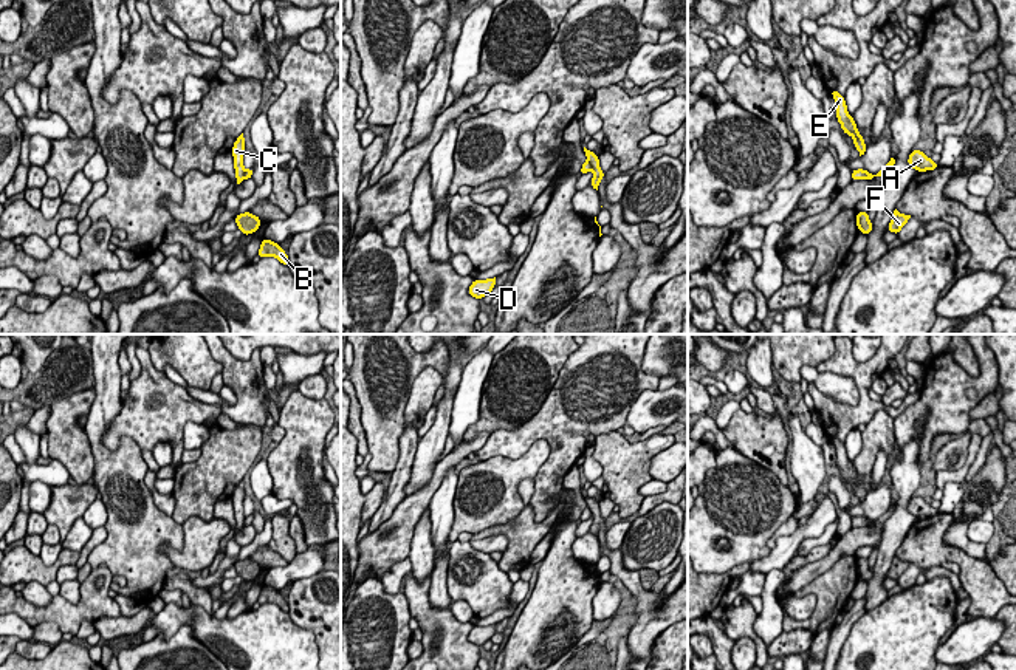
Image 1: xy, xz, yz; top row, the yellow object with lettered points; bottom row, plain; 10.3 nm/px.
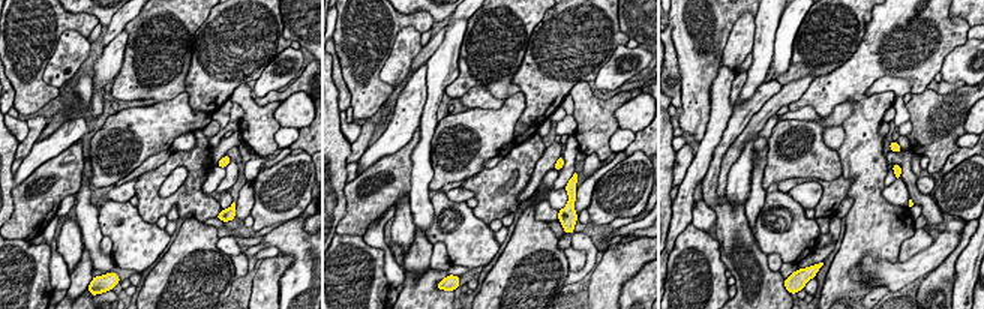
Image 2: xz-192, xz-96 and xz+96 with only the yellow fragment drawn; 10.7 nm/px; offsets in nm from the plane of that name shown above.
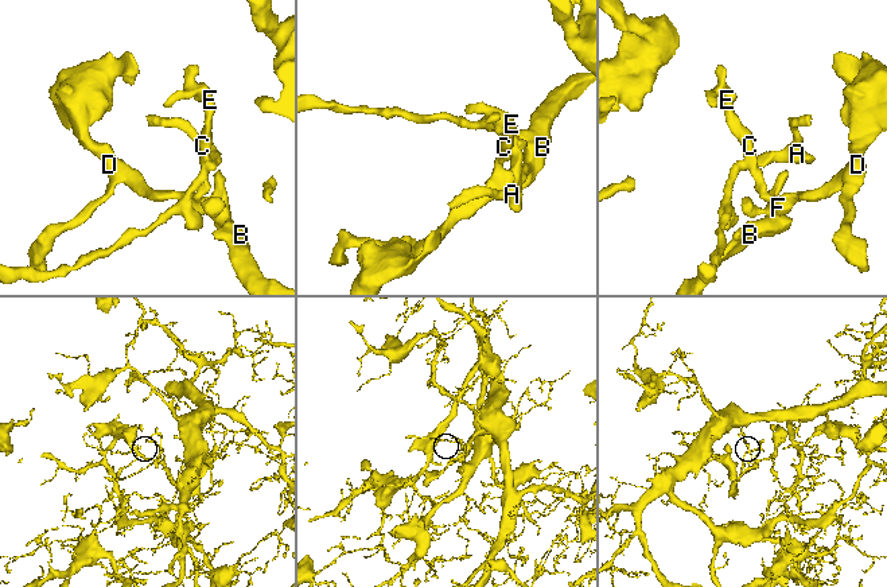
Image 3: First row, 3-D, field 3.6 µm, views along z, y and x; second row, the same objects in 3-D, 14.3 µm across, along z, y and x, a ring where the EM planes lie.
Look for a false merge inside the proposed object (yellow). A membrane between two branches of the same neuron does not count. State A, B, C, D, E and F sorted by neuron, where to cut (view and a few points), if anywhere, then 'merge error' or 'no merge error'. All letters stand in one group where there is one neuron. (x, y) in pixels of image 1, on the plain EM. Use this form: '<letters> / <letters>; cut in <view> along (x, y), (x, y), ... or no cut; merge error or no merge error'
A / B C D E F; cut in xz along (587, 506), (592, 514); merge error

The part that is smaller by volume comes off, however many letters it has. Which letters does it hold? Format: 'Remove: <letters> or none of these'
Remove: A

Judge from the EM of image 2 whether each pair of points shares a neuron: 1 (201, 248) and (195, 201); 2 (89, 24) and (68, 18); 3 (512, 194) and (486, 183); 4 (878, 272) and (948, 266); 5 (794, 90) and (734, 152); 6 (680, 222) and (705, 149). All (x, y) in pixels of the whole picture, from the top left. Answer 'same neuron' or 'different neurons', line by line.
1: different neurons
2: same neuron
3: same neuron
4: different neurons
5: same neuron
6: same neuron

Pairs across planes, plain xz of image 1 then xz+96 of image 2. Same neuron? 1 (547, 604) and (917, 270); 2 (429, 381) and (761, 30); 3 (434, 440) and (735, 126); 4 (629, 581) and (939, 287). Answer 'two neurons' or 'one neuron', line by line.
1: two neurons
2: two neurons
3: two neurons
4: two neurons

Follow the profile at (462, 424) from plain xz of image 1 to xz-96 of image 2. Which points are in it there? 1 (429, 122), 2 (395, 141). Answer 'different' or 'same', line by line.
1: same
2: different

